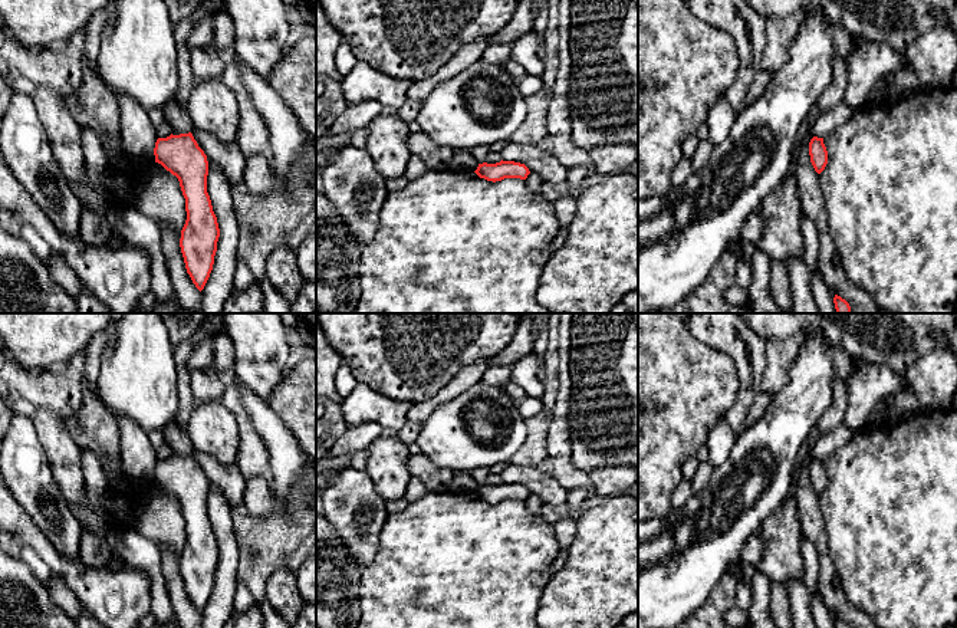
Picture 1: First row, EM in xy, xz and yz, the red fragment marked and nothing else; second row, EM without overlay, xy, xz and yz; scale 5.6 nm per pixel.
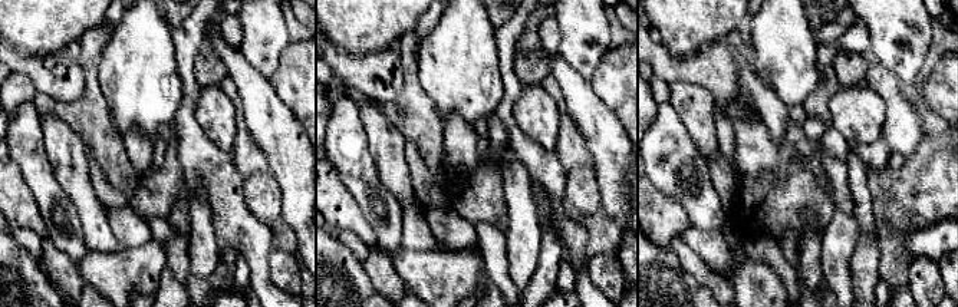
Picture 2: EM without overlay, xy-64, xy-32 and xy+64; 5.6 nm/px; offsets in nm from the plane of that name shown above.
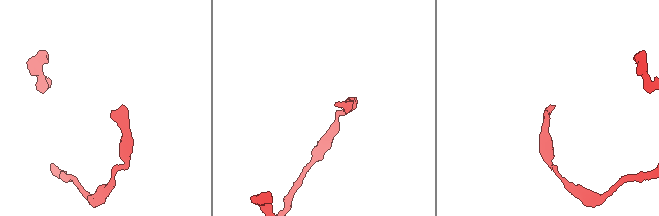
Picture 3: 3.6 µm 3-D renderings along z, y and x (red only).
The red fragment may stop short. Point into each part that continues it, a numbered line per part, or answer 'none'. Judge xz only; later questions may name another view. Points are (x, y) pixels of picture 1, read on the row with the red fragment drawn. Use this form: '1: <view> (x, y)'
none

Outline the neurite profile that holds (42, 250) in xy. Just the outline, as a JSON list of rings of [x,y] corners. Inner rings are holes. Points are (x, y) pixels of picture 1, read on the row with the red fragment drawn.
[[[22,226],[19,236],[30,244],[36,257],[46,264],[53,253],[50,246],[30,226]]]

